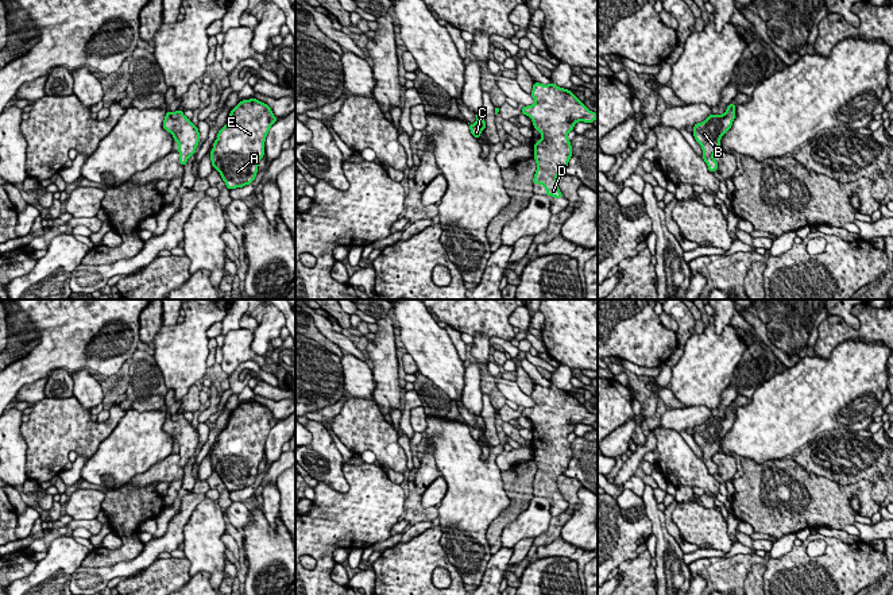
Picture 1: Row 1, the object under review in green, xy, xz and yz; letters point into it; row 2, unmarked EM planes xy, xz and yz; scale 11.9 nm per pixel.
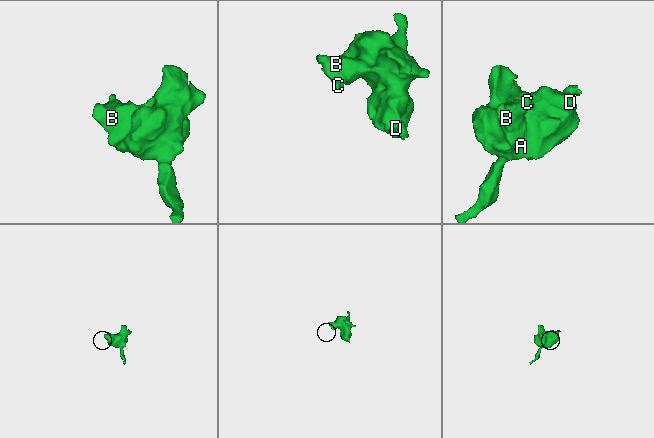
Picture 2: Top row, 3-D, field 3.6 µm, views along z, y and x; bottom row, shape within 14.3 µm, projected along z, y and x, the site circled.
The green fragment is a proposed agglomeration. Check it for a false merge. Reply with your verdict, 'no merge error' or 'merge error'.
no merge error

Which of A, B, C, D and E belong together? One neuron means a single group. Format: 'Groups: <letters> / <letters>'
Groups: A B C D E

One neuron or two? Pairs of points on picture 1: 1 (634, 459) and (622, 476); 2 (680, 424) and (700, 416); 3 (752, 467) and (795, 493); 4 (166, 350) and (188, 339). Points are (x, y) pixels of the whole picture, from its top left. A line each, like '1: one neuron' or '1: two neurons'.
1: one neuron
2: one neuron
3: one neuron
4: one neuron

